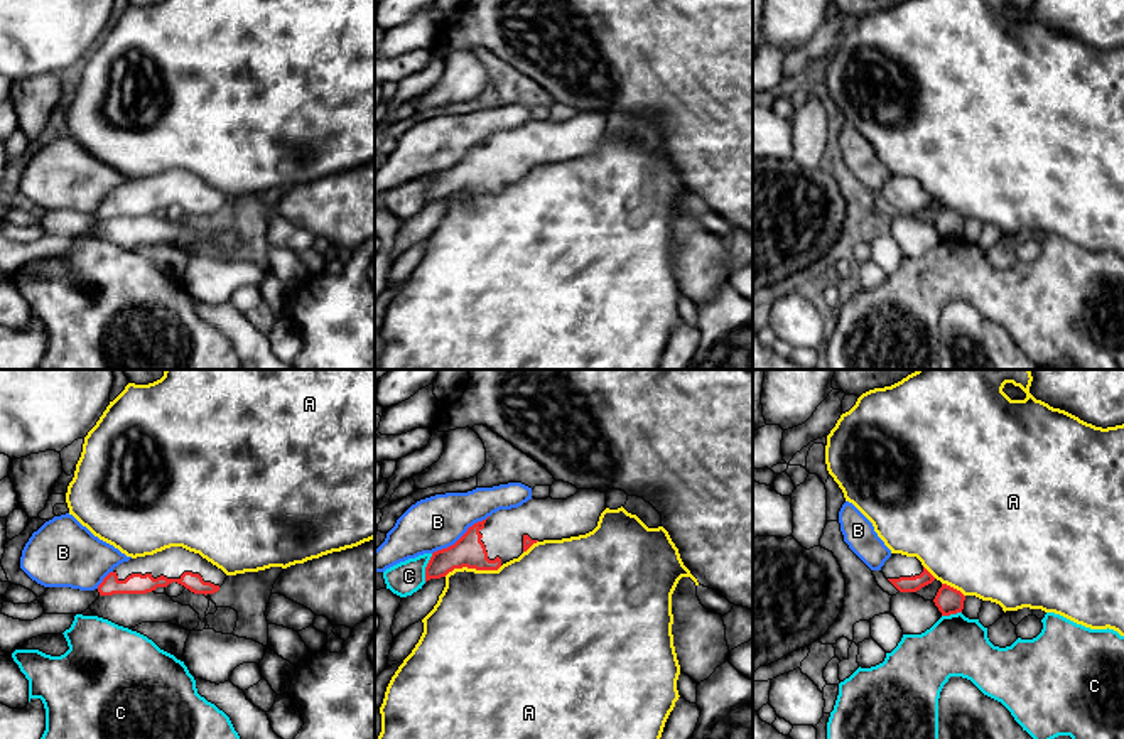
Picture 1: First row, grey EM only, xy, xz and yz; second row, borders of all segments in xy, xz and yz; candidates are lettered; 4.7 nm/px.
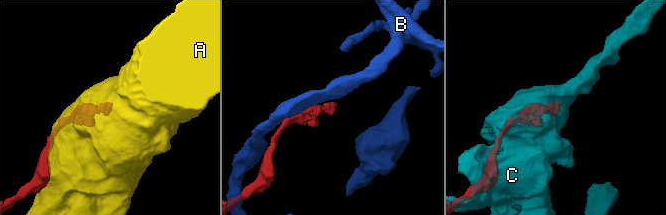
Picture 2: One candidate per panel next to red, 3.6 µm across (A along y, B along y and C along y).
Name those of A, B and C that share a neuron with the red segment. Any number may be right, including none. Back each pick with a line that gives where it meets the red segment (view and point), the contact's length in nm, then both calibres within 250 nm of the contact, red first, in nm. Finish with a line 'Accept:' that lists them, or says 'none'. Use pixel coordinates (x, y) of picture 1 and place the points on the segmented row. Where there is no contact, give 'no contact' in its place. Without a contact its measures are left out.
Accept: none

